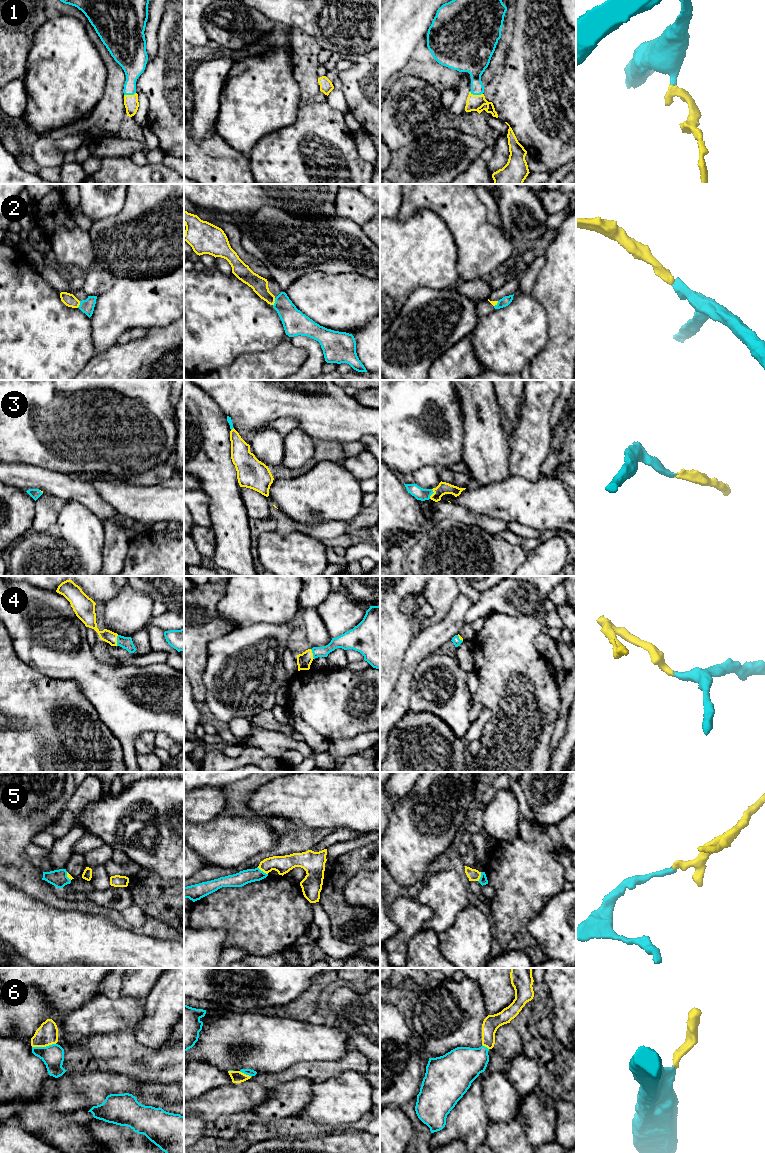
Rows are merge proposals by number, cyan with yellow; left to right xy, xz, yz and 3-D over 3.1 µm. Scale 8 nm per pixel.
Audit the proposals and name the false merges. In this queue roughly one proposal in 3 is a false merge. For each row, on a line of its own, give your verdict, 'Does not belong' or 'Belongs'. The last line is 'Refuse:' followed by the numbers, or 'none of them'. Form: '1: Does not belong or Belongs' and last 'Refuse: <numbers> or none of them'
1: Belongs
2: Belongs
3: Belongs
4: Belongs
5: Belongs
6: Belongs
Refuse: none of them

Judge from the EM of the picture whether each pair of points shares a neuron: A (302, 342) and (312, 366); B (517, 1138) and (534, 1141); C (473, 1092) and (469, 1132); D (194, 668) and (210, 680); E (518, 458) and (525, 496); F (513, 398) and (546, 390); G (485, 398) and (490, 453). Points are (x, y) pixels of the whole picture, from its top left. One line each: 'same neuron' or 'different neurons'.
A: same neuron
B: different neurons
C: same neuron
D: different neurons
E: different neurons
F: different neurons
G: same neuron

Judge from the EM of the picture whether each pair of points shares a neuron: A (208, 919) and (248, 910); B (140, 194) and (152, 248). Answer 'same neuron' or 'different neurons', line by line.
A: same neuron
B: same neuron

